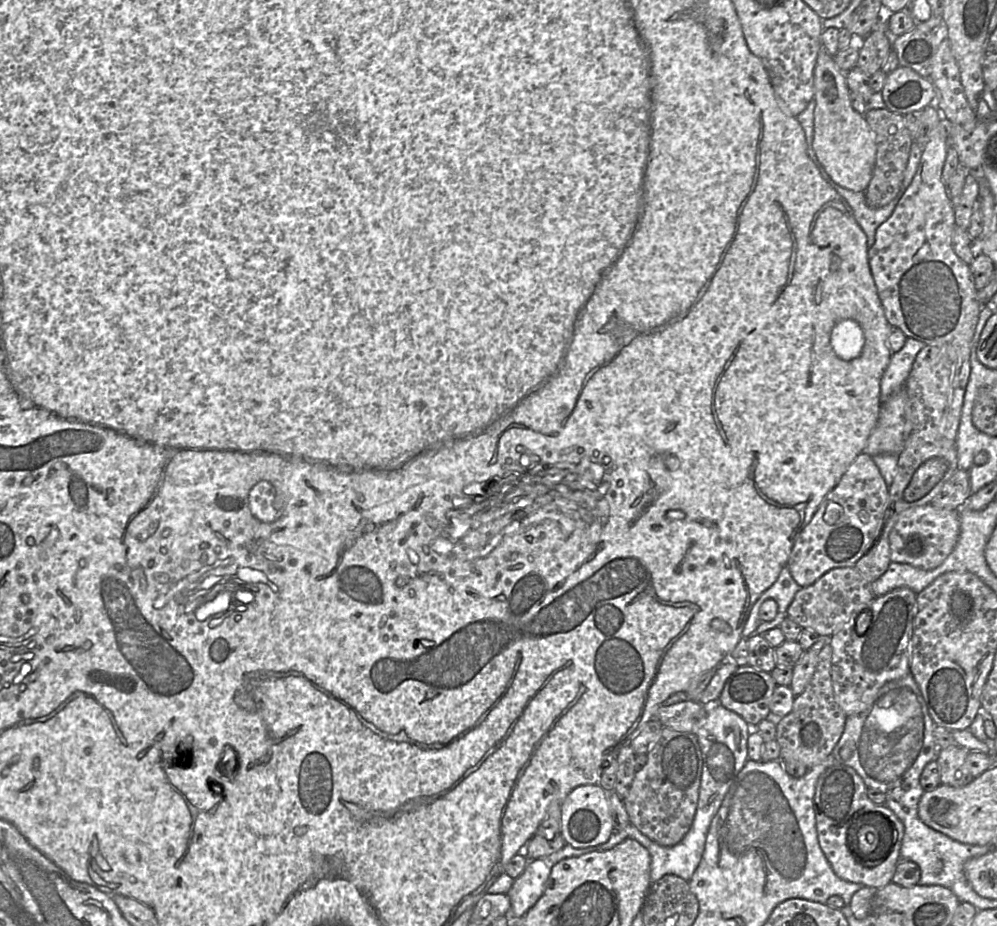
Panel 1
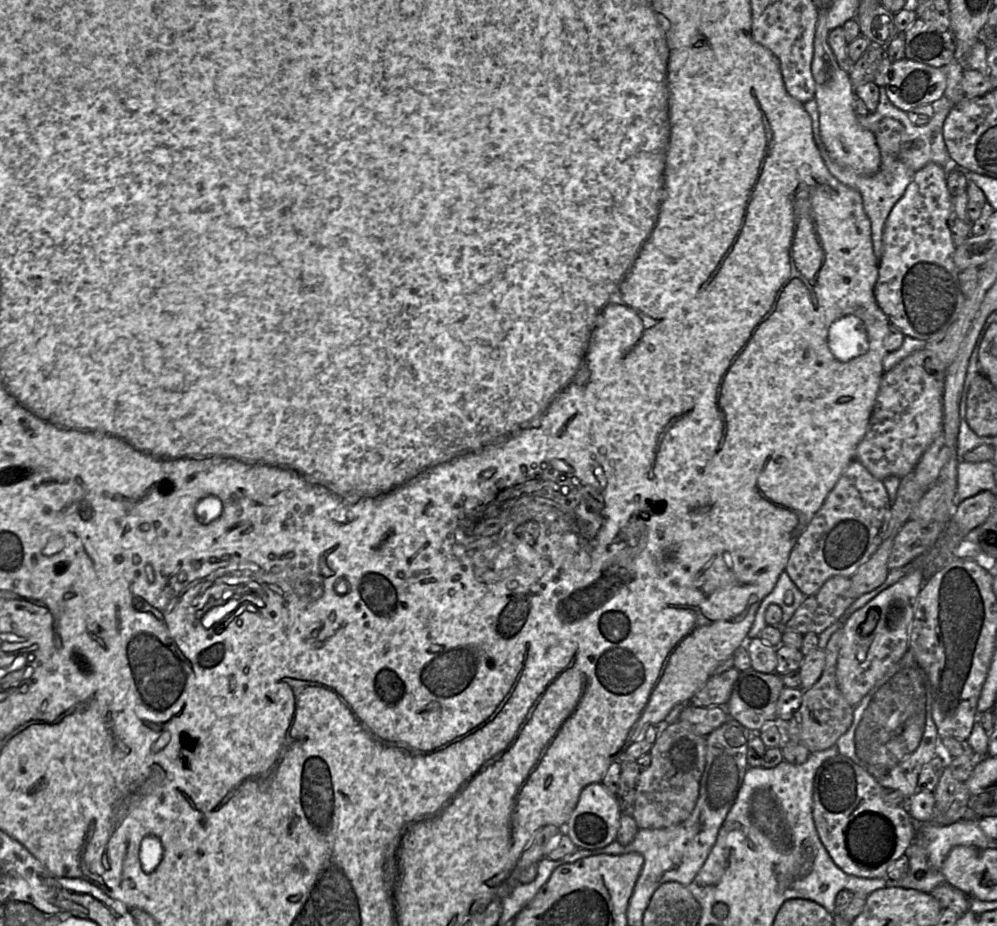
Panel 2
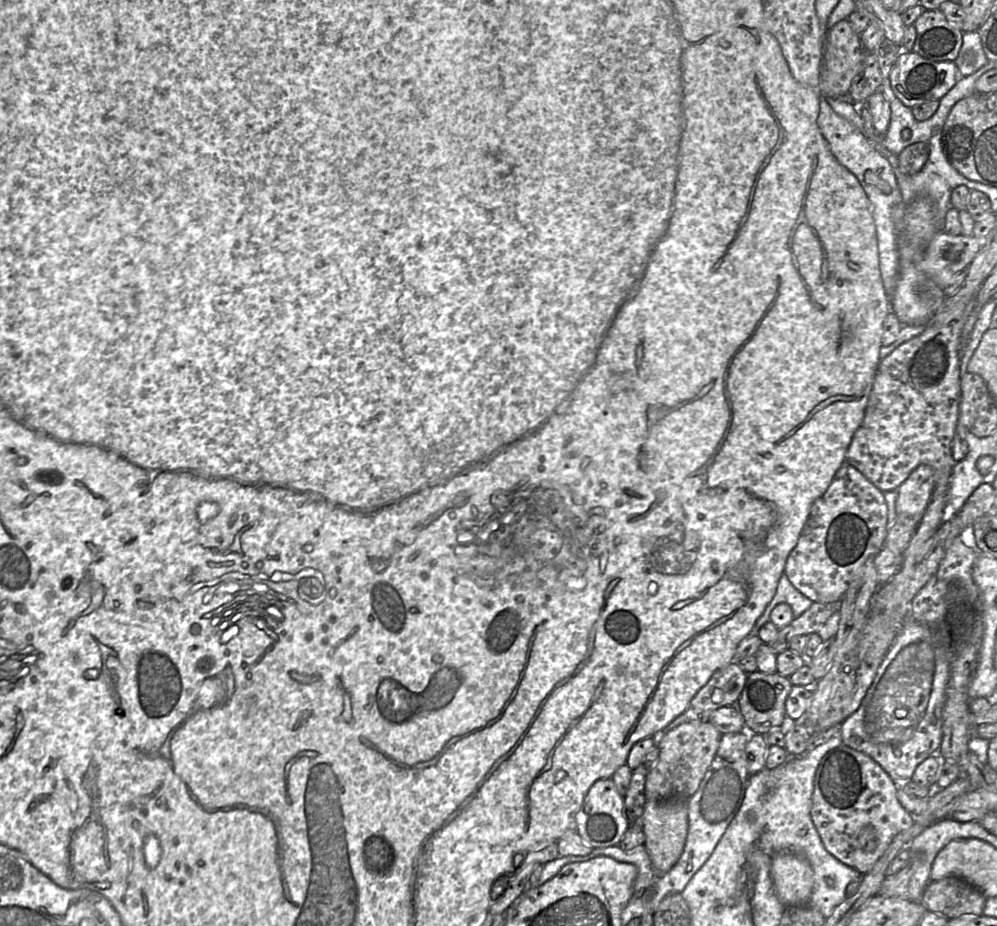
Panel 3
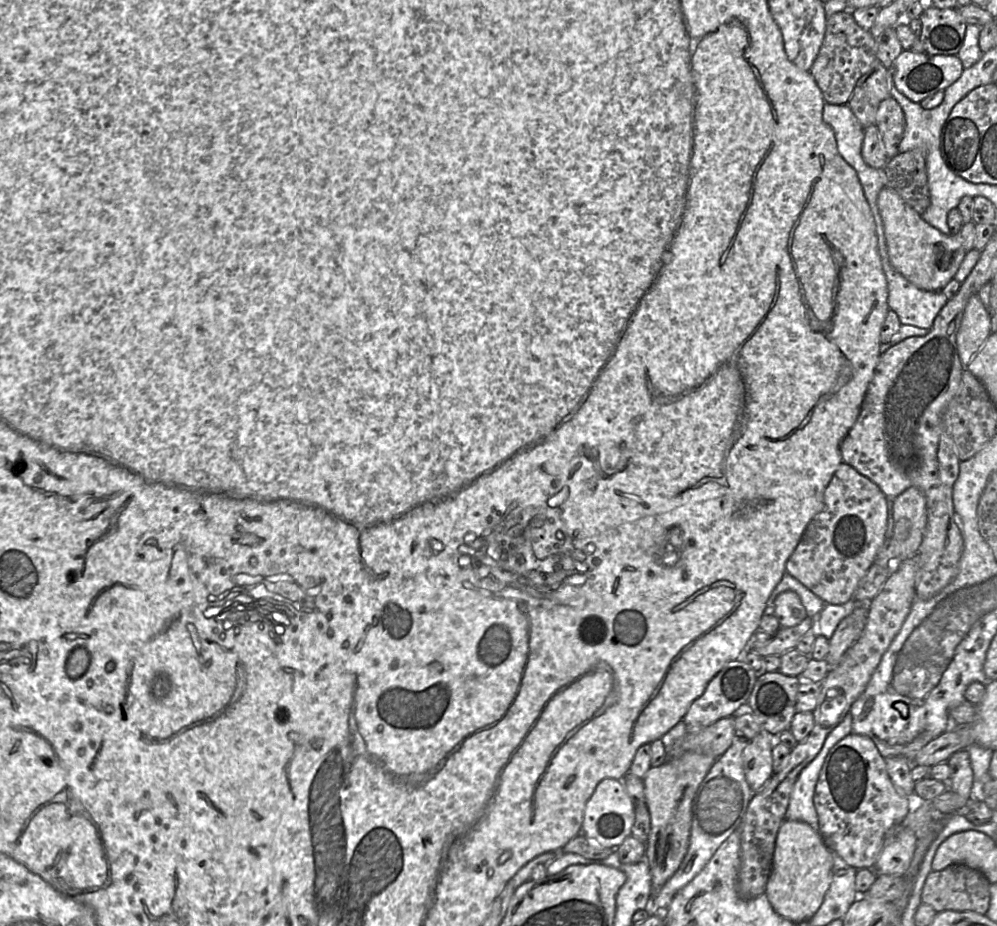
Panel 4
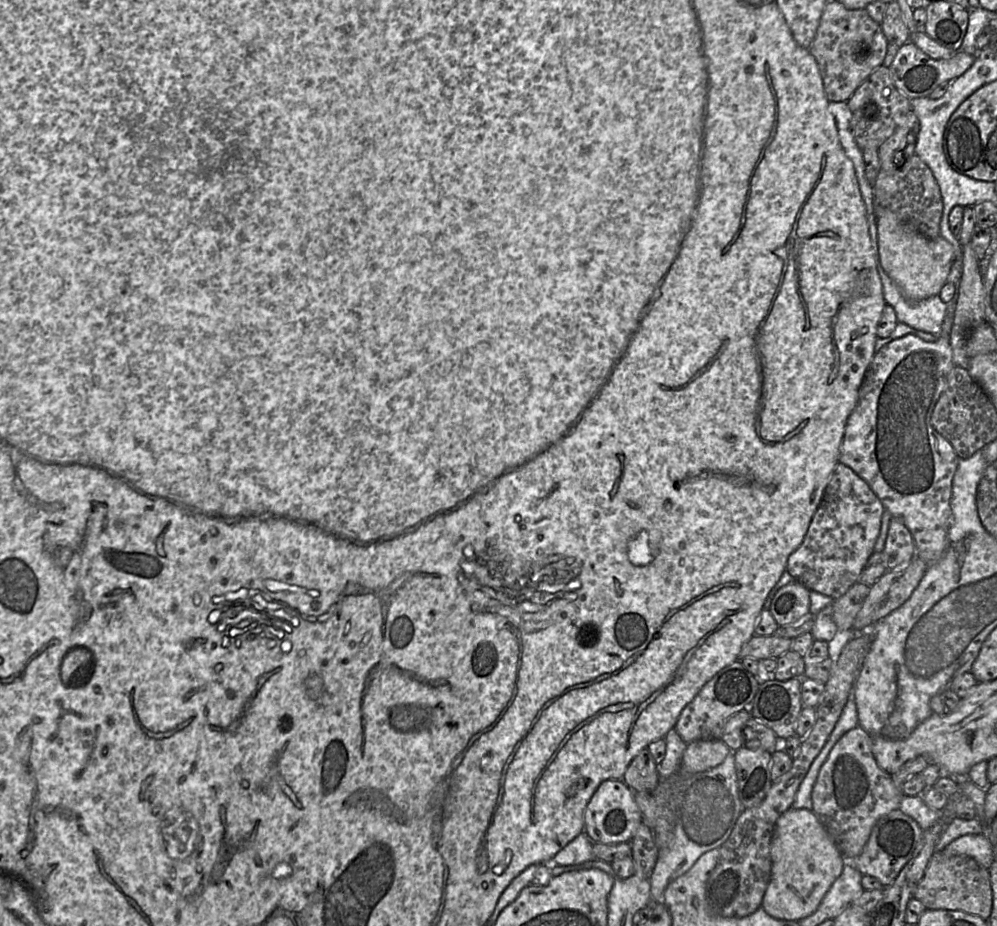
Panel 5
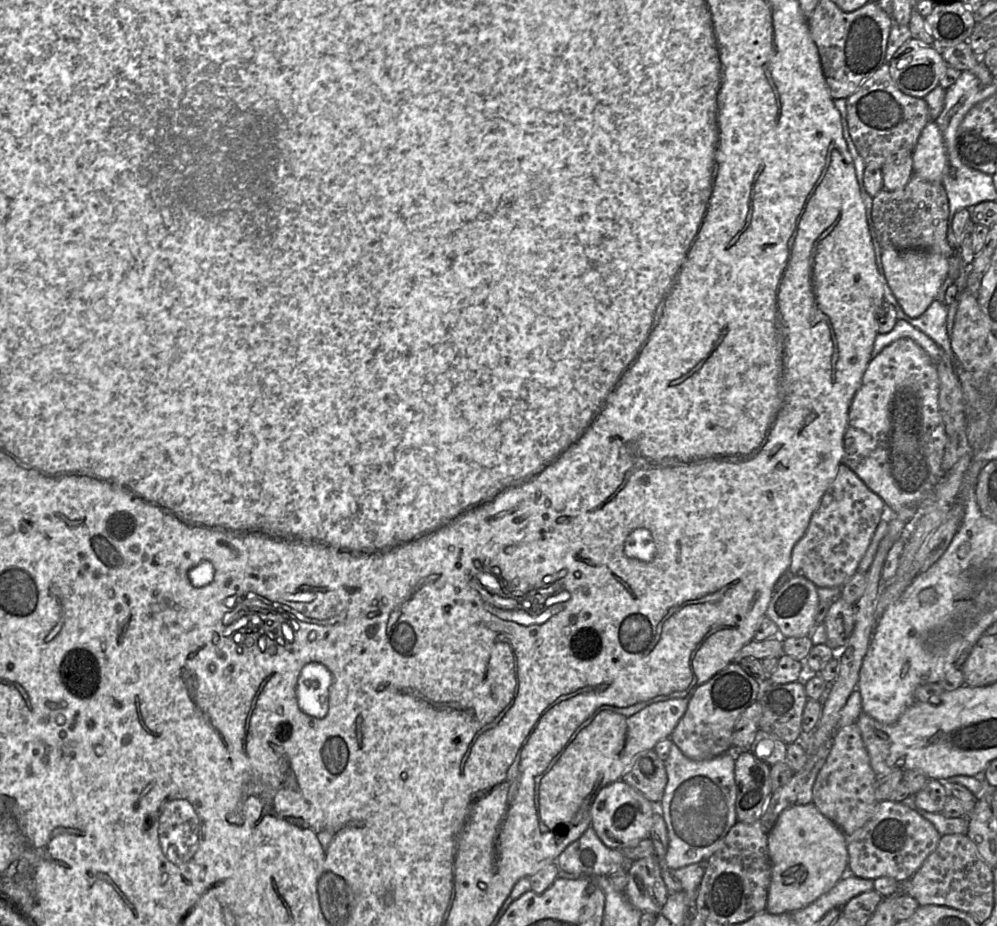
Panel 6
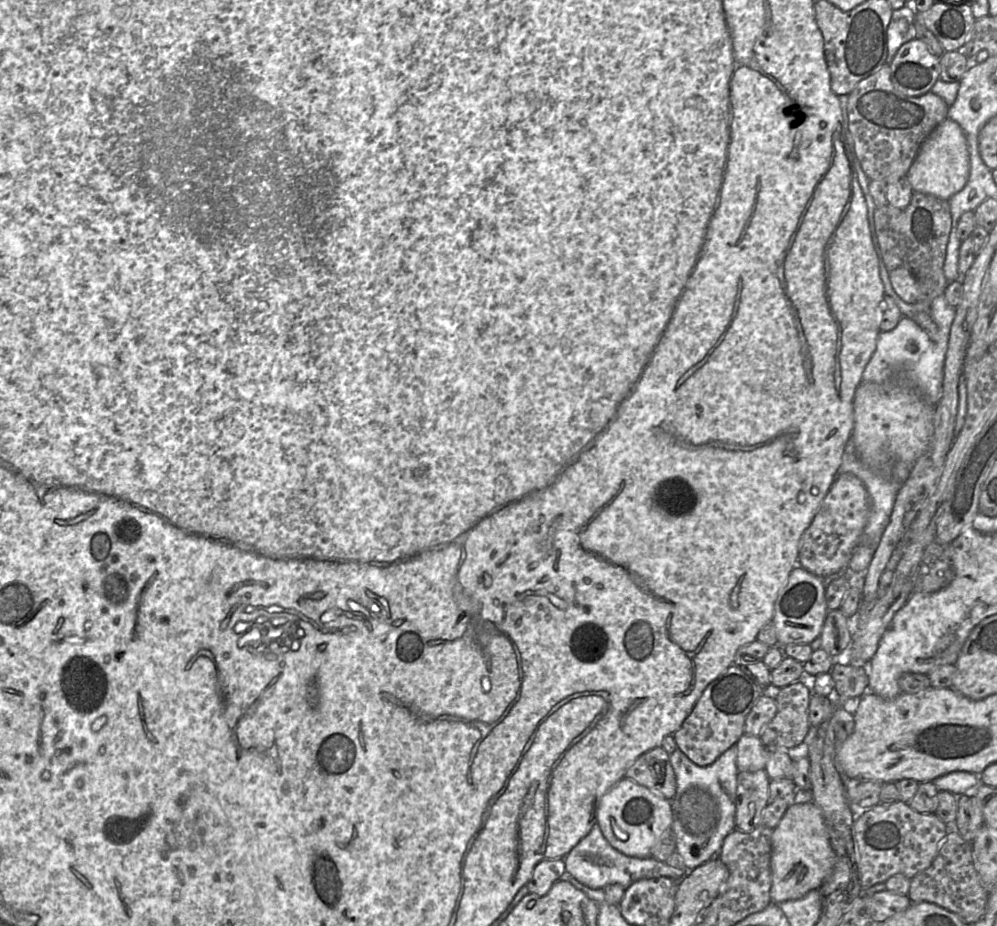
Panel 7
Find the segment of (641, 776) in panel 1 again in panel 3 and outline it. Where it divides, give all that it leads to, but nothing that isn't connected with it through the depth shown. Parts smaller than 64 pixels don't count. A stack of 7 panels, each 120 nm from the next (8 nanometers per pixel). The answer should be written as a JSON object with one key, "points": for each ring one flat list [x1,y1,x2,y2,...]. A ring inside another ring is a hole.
{"points":[[685,722,664,734,657,742,659,757,656,764,646,773,646,801,666,801,674,798,687,800,697,791,707,769,717,752,722,733,710,722]]}

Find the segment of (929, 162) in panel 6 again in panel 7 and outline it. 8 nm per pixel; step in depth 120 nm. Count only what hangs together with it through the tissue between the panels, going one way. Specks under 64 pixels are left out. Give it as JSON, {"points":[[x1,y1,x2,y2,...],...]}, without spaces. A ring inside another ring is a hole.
{"points":[[946,118,928,135,907,173,913,192,949,200,967,184,970,175,970,157,967,139,961,126]]}

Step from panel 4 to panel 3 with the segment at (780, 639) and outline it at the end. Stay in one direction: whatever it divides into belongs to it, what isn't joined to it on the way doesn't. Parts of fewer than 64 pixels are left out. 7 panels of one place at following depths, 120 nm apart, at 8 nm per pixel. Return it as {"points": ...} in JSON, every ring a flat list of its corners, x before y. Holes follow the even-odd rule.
{"points":[[841,601,832,603,813,602,801,616,778,631,778,638,774,643,767,645,778,655,789,649,789,643,795,636,817,633,825,622,840,609]]}

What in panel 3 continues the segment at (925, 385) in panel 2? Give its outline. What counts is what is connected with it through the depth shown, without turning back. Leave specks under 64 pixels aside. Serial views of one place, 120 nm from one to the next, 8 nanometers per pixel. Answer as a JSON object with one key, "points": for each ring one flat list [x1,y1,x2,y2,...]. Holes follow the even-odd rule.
{"points":[[965,313,960,317,948,322,943,326,933,326,927,324,925,330,918,336,915,336,899,345,888,356,881,359,873,387,869,396,864,419,860,427,853,435,852,441,846,452,846,462,859,470,868,480,870,480,882,492,897,490,899,486,909,477,914,469,921,464,931,466,935,472,935,488,950,486,950,479,956,461,952,455,952,443,956,433,959,406,961,401,961,333,965,324]]}

